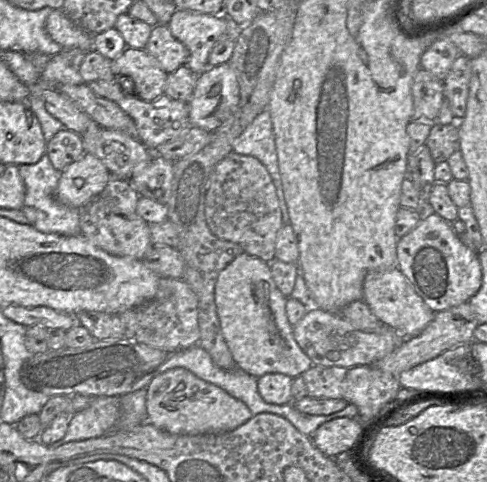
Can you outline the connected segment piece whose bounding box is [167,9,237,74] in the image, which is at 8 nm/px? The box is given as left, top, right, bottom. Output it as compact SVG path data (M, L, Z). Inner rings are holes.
M180 9L174 12L167 25L172 35L188 49L186 66L196 74L209 67L208 57L215 43L237 30L223 14L209 15Z

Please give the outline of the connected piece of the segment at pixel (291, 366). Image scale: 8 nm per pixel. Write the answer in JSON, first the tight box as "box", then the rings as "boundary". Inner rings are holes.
{"box":[215,252,313,378],"boundary":[[[244,252],[236,257],[218,276],[215,286],[215,302],[223,337],[237,368],[255,378],[269,373],[281,373],[296,378],[313,366],[312,360],[303,352],[293,337],[293,326],[286,315],[286,300],[287,298],[275,284],[270,264],[248,253]]]}

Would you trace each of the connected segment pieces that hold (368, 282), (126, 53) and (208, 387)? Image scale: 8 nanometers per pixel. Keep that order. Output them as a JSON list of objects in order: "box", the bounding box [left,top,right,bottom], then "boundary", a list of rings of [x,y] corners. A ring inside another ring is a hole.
[{"box":[363,267,434,337],"boundary":[[[398,267],[367,273],[363,282],[363,301],[384,326],[398,332],[402,337],[421,333],[434,317],[434,312],[415,292]]]},{"box":[111,47,168,101],"boundary":[[[127,47],[112,60],[111,71],[122,77],[123,89],[144,101],[154,101],[164,95],[168,73],[144,49]]]},{"box":[146,368,253,435],"boundary":[[[173,368],[153,377],[147,386],[146,405],[146,423],[176,435],[227,433],[253,417],[242,401],[184,368]]]}]

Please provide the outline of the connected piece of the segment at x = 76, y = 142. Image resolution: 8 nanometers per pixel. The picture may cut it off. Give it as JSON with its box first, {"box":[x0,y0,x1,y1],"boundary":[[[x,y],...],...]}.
{"box":[46,128,85,171],"boundary":[[[65,128],[57,132],[46,145],[46,153],[53,167],[63,171],[85,153],[81,136]]]}

